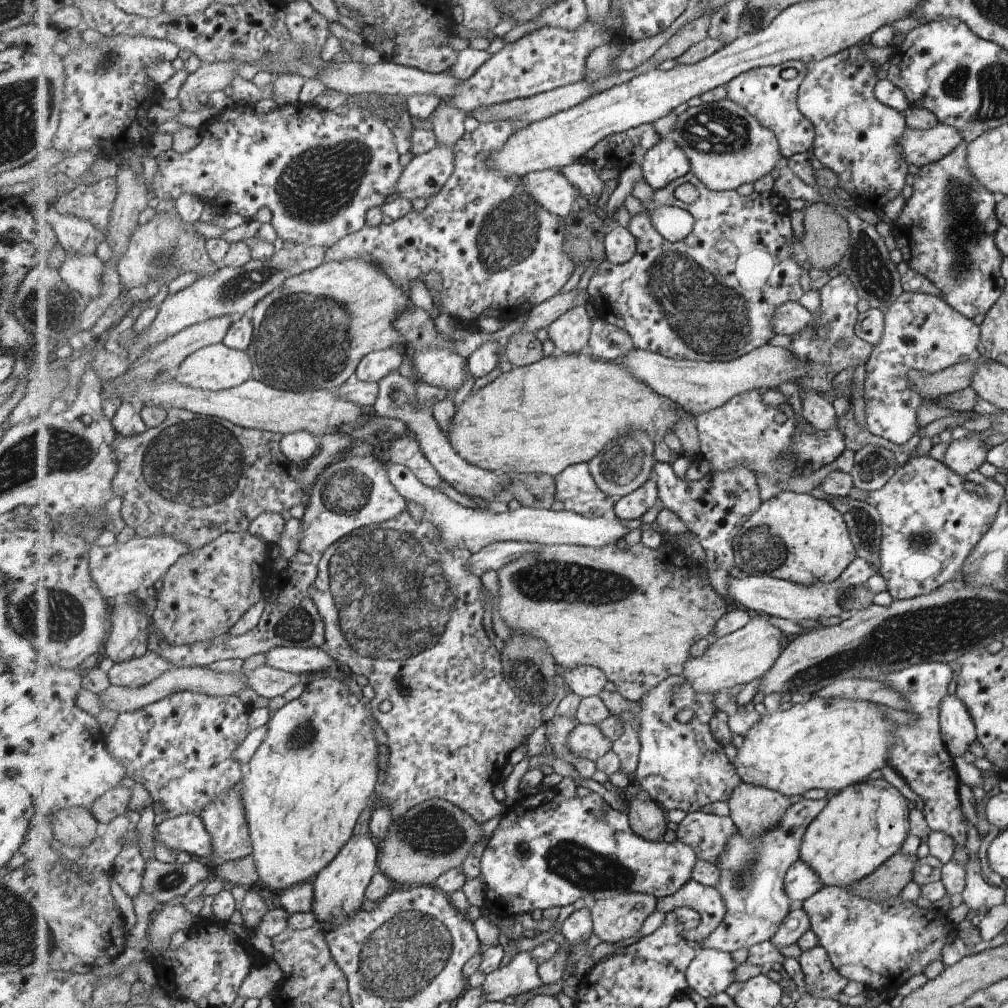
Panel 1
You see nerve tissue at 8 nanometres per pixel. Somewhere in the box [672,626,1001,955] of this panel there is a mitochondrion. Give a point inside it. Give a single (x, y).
(743, 876)

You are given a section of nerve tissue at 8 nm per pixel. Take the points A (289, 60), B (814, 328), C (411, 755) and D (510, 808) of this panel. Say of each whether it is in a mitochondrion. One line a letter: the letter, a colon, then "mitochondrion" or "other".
A: mitochondrion
B: other
C: other
D: other

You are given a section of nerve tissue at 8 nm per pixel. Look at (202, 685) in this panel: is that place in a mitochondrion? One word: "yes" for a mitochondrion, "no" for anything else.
no

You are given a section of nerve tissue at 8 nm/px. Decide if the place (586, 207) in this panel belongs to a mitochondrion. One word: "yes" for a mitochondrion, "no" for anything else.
no

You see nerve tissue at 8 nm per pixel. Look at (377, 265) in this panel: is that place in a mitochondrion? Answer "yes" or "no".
no

